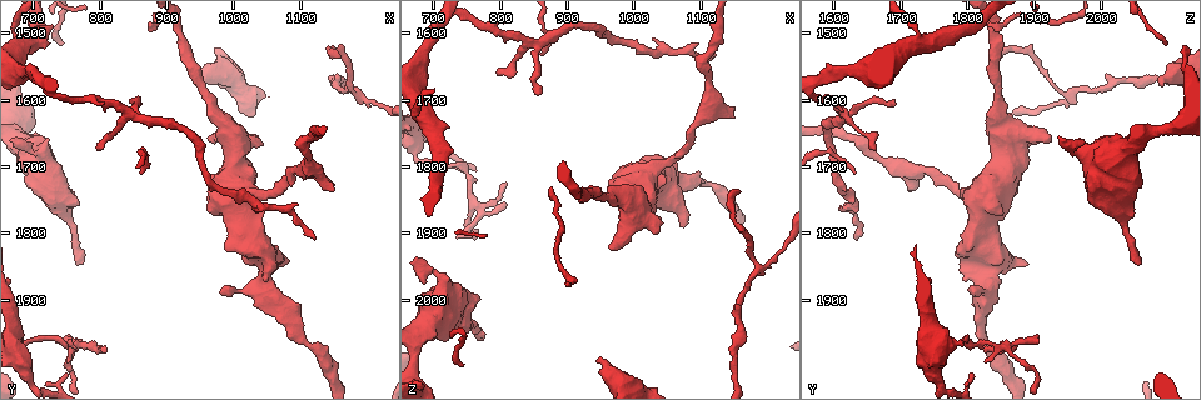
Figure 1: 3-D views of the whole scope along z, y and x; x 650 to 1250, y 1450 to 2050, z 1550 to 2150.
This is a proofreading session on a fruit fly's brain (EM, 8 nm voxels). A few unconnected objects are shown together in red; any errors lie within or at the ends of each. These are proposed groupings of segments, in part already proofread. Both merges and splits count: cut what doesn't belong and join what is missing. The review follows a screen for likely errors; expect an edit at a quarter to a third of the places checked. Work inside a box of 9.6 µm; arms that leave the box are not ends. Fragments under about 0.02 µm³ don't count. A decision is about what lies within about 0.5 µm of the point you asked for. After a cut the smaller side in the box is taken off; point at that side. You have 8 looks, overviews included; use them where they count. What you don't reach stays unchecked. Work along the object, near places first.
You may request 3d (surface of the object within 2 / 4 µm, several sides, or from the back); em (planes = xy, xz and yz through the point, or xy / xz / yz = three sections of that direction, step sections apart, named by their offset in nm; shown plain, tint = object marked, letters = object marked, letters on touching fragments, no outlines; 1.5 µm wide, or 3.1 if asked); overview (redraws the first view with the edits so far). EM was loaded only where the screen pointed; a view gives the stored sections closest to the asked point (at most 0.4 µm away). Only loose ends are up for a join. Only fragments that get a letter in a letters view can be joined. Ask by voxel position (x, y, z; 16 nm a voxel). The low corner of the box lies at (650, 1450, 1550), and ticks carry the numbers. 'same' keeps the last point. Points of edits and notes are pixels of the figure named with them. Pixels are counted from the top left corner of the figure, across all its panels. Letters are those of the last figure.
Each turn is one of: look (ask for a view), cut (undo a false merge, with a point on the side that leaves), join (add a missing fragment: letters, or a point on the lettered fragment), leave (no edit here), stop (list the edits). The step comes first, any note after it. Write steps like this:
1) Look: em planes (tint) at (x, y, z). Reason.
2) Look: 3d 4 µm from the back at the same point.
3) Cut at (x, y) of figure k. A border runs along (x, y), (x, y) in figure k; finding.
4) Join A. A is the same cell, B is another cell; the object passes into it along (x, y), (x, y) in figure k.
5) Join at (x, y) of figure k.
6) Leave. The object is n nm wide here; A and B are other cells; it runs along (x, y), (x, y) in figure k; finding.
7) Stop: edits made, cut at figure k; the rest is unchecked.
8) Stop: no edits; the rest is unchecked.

Look: 3d 2 µm at (860, 1605, 1690). An open end.

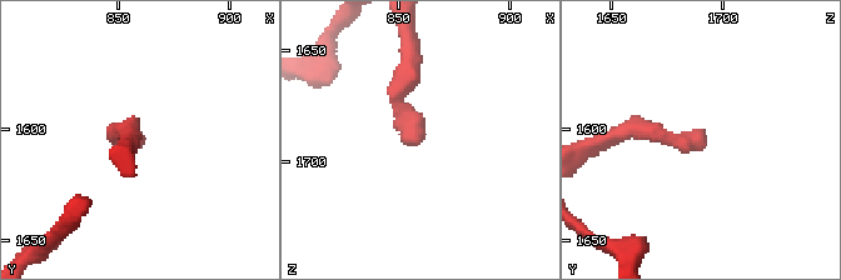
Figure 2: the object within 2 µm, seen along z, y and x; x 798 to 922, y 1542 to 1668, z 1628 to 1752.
Look: em planes (tint) at (858, 1602, 1692). Need the tissue.

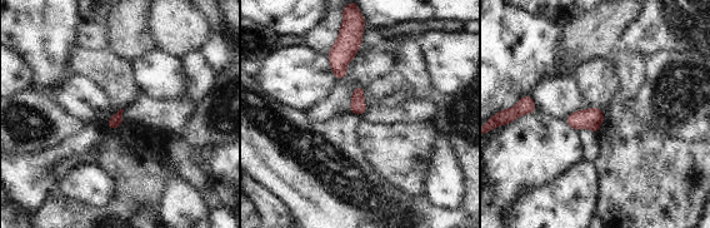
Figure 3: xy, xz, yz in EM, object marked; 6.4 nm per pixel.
Look: em planes (letters) at the same point.

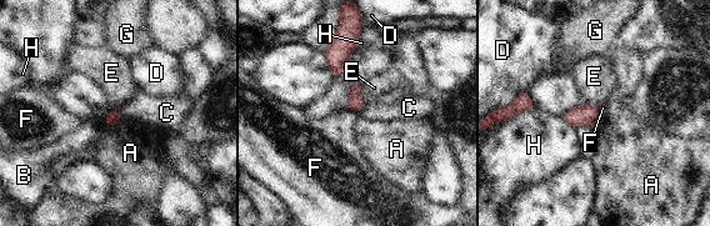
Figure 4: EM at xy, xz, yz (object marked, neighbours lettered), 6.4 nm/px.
Leave. A, B, C, D, E, F, G and H are other cells; a border runs along (118, 106), (103, 122) in figure 4; none of them fits.

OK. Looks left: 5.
Look: em planes (letters) at (945, 1580, 2100). Thick end.

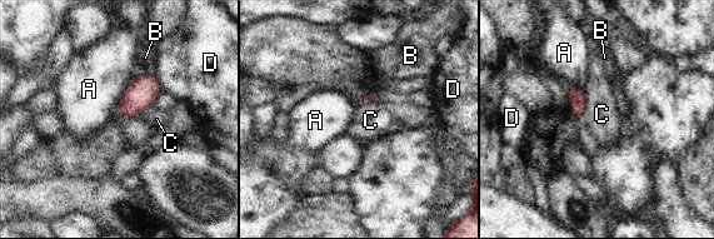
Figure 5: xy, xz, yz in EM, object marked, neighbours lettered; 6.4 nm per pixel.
Leave. A, B, C and D are other cells; a border runs along (585, 91), (585, 109), (578, 118) in figure 5; no lettered fragment goes on from it.

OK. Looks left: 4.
Look: 3d 2 µm at (695, 1675, 1955). Thick turns thin.

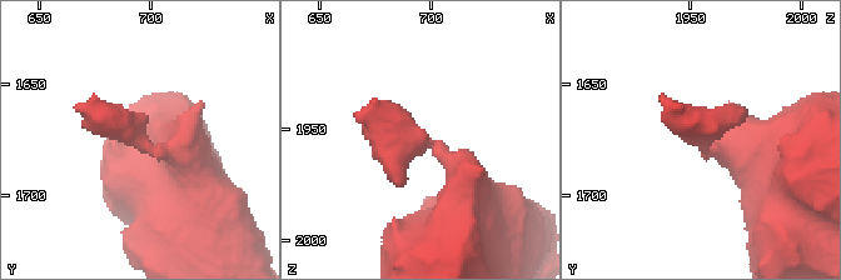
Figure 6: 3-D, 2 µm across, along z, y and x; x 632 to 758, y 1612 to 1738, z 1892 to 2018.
Look: em xy step 4 (tint) at (696, 1676, 1957).

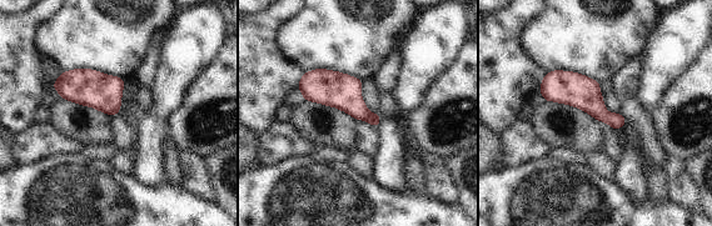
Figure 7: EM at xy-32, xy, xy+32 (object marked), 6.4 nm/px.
Look: em planes (letters) at the same point. Another direction.

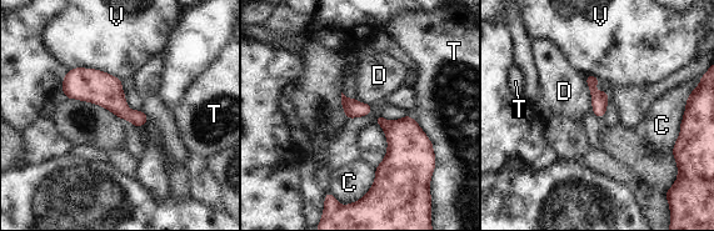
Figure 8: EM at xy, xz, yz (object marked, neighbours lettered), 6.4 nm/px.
Leave. C, D, T and V are other cells; it runs along (68, 78), (144, 119) in figure 8; one neuron here.

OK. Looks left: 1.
Stop: no edits; the rest is unchecked.

